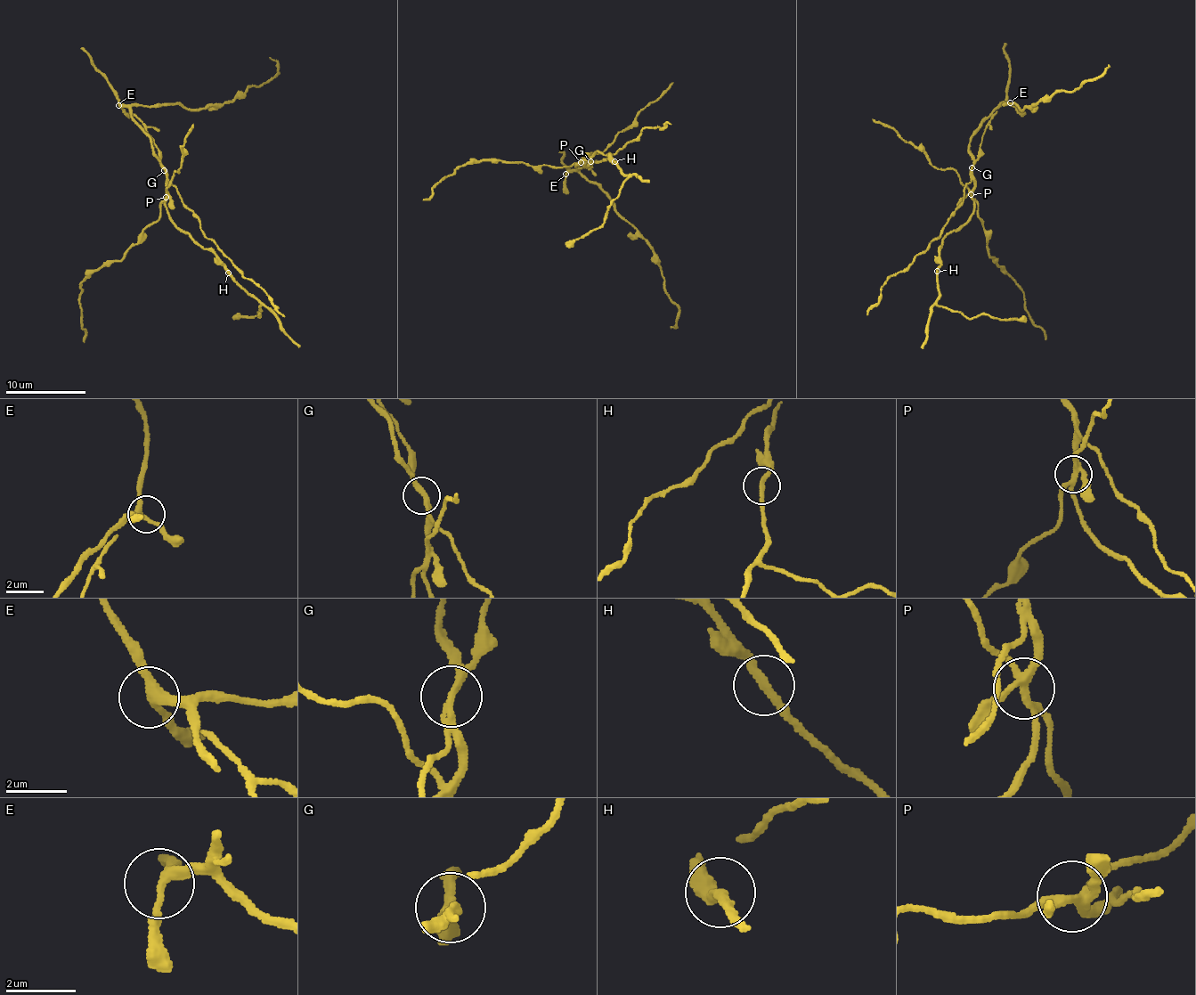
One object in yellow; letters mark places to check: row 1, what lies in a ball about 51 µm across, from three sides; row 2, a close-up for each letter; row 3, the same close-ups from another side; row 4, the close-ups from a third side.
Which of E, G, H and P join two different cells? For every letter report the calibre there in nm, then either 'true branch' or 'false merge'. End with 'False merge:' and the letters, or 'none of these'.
E: calibre 280 nm; true branch
G: calibre 260 nm; false merge
H: calibre 240 nm; true branch
P: calibre 260 nm; false merge
False merge: G, P

